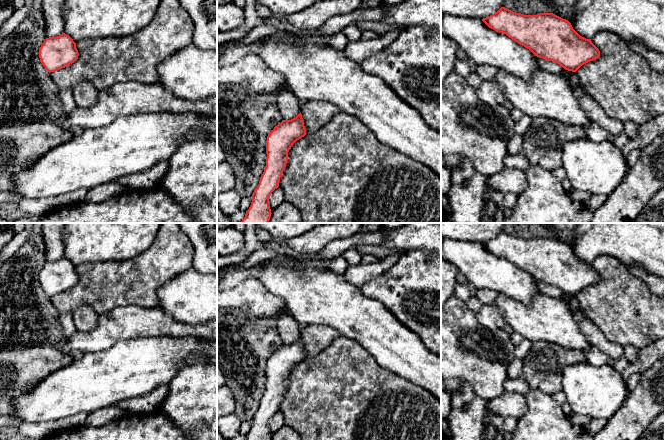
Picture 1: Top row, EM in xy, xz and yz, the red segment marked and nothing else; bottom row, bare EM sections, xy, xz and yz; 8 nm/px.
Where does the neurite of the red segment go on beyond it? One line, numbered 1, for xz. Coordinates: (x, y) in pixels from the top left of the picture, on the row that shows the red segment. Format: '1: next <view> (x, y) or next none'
1: next none

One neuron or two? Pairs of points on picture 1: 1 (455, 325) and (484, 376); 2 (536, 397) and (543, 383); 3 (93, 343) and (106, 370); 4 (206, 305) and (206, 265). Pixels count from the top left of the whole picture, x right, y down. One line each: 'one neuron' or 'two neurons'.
1: one neuron
2: two neurons
3: two neurons
4: two neurons

